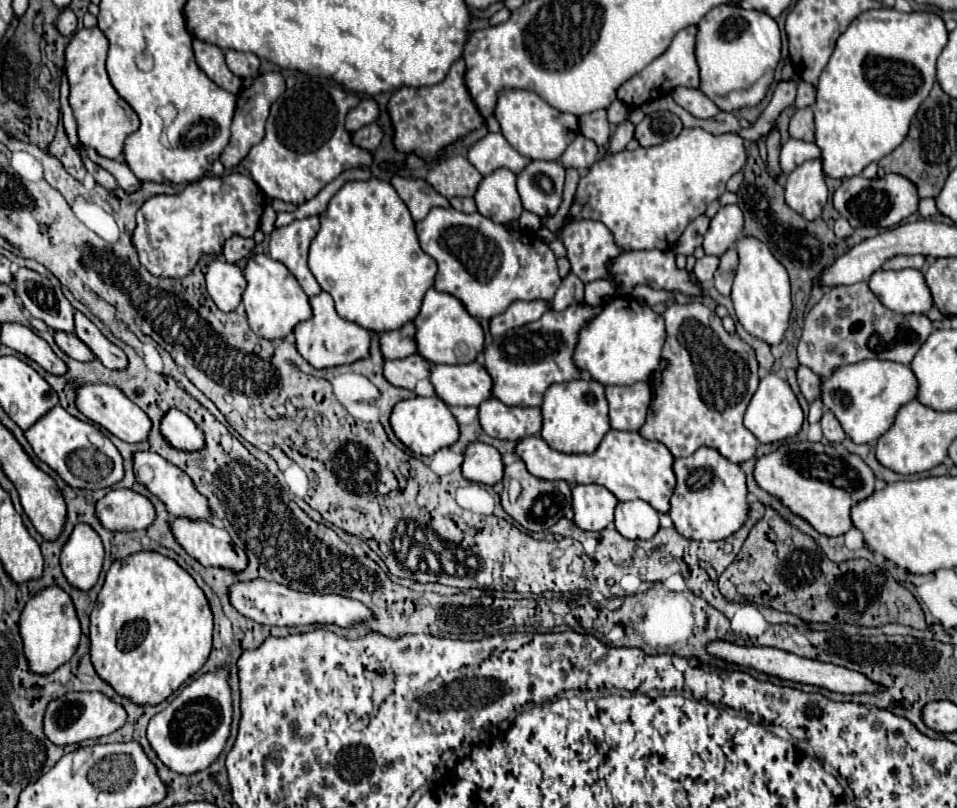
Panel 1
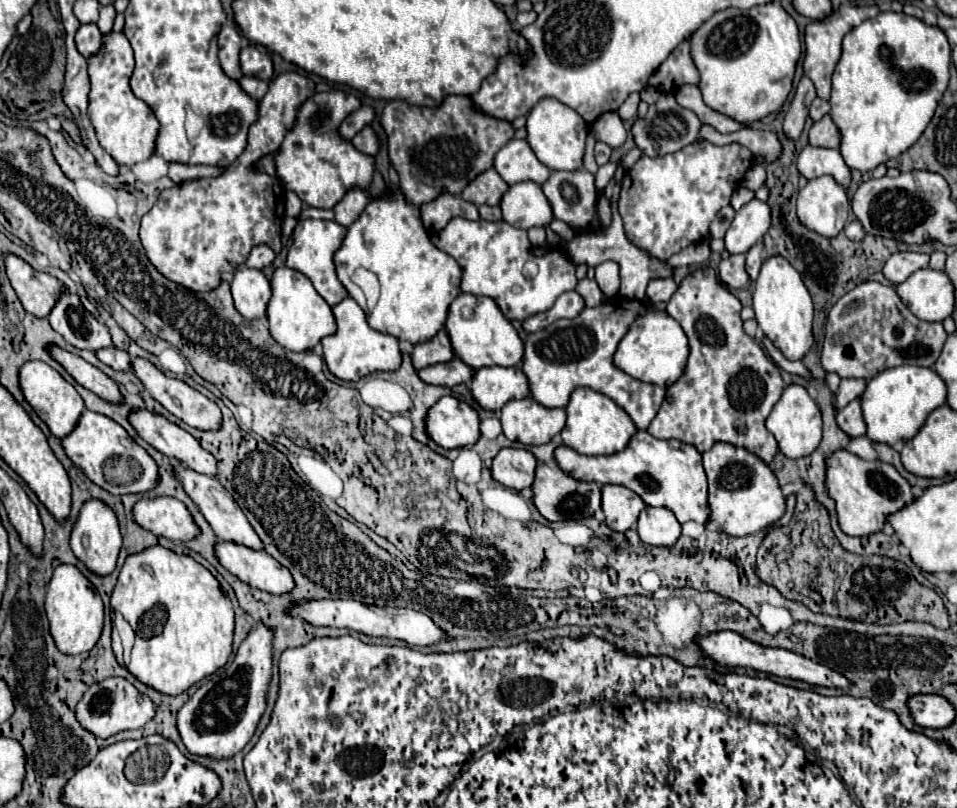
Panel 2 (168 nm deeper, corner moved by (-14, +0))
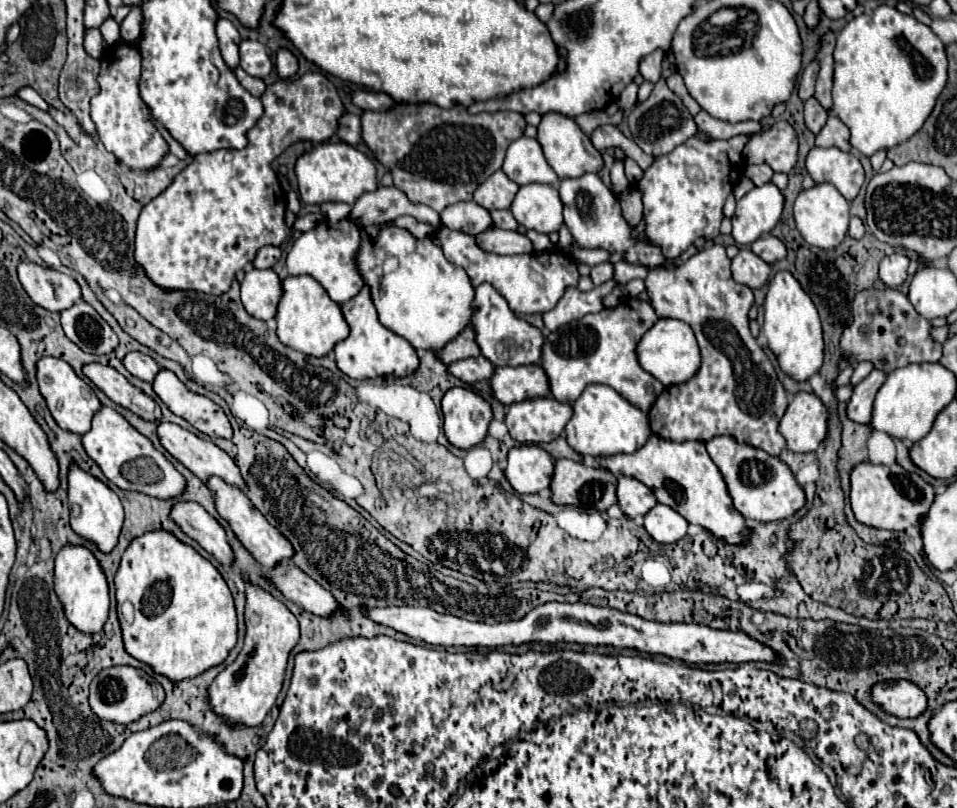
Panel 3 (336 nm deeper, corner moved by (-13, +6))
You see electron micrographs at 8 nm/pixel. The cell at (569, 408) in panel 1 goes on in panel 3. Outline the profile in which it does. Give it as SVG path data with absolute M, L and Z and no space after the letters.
M588 385L582 395L572 403L574 415L566 425L568 445L582 457L634 453L650 437L648 415L638 407L630 405L608 385Z

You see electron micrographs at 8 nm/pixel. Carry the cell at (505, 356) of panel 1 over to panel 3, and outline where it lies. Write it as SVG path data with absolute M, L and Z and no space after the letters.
M632 299L630 303L620 303L598 313L588 313L586 317L580 317L570 325L562 325L556 331L546 331L540 367L548 377L550 395L562 403L574 403L586 385L602 383L648 413L656 397L664 391L664 385L638 365L634 349L640 337L656 321L658 317L648 301Z

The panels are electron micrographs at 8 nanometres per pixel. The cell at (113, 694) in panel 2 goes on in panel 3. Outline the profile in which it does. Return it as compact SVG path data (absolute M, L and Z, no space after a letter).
M110 667L100 671L92 683L90 683L90 695L88 695L88 703L94 715L98 715L104 721L112 721L118 725L128 725L136 719L140 719L146 713L156 711L164 701L164 691L158 683L148 683L142 675L142 671L134 669L134 667Z

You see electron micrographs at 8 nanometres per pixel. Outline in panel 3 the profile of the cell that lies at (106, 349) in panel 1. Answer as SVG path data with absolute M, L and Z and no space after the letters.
M160 369L158 377L154 377L152 381L152 389L174 415L184 417L198 431L210 437L226 437L226 439L232 435L232 427L224 409L206 395L190 391L176 377L174 371Z

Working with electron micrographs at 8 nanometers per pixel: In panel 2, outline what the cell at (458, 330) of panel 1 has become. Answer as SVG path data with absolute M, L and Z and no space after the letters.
M461 293L449 307L445 329L451 337L455 355L469 367L515 367L523 361L523 339L491 297Z

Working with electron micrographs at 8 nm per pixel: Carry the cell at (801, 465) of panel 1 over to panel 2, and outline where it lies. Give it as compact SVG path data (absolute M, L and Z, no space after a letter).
M835 451L827 459L827 491L837 503L839 525L847 535L865 537L871 533L879 533L887 523L887 517L901 511L909 503L913 503L915 495L905 477L897 473L897 469L889 463L875 463L859 459L849 451Z

